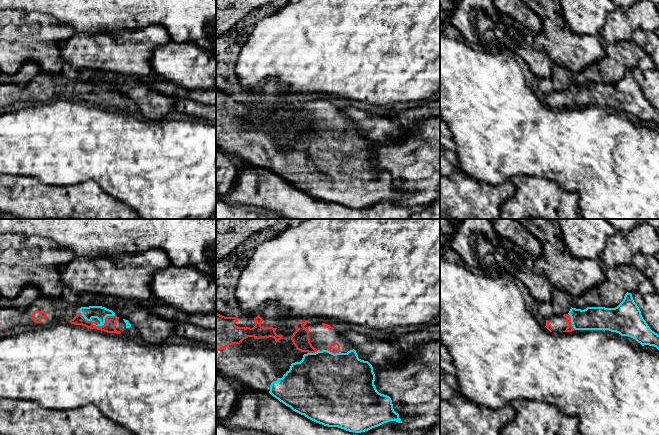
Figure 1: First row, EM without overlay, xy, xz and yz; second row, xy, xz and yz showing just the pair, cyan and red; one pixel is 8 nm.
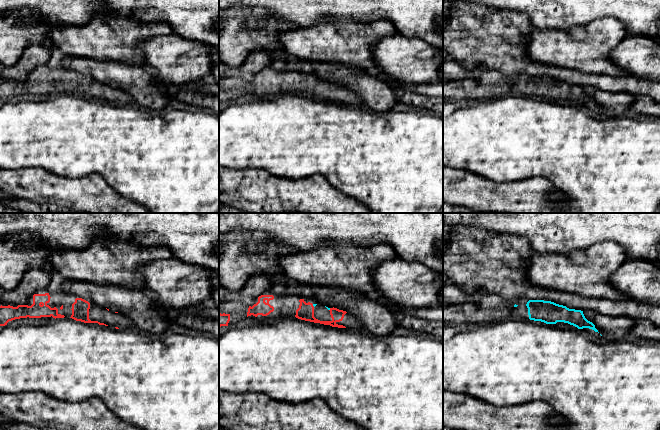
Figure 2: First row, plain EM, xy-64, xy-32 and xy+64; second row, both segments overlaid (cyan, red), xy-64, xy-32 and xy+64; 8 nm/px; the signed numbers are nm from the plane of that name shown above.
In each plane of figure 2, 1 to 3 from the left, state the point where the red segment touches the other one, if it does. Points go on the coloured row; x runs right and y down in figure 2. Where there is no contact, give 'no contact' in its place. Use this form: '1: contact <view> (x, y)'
1: no contact
2: contact xy-32 (313, 305)
3: no contact

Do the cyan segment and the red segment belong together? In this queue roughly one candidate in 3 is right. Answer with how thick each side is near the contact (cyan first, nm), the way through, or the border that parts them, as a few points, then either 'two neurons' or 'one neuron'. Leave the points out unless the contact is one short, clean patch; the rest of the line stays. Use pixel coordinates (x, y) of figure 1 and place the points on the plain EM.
calibres 110 and 100 nm; way xy (99, 88), (104, 93), (104, 98), (109, 102); one neuron

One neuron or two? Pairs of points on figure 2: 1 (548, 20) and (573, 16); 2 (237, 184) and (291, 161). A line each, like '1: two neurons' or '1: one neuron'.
1: one neuron
2: two neurons

